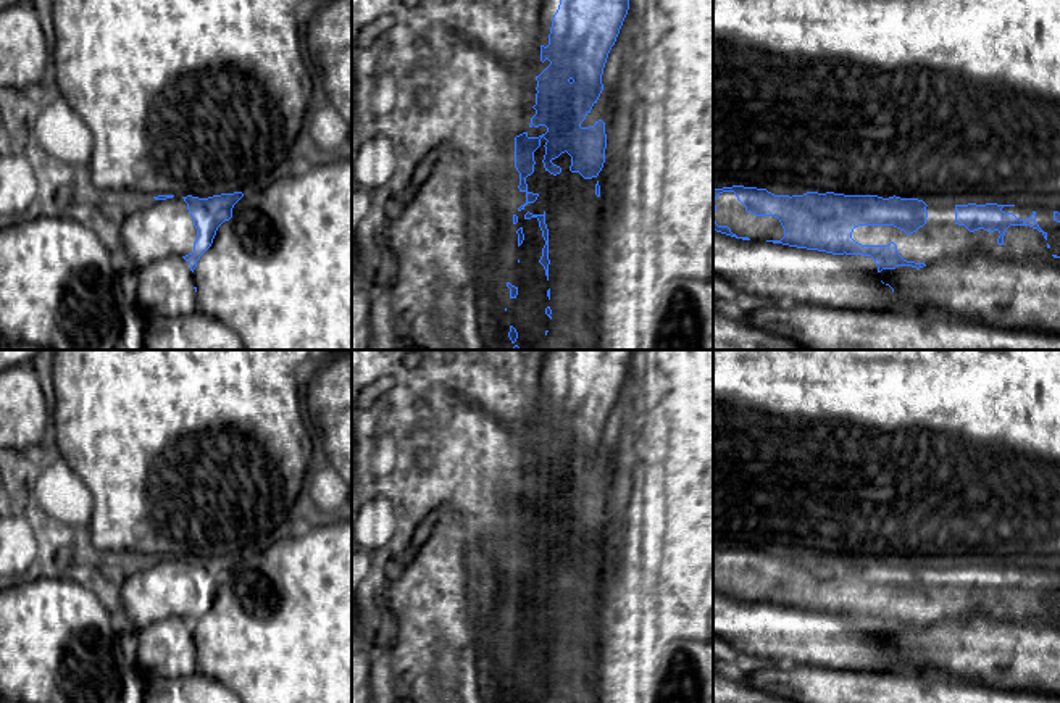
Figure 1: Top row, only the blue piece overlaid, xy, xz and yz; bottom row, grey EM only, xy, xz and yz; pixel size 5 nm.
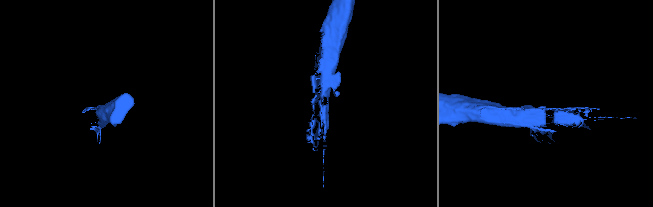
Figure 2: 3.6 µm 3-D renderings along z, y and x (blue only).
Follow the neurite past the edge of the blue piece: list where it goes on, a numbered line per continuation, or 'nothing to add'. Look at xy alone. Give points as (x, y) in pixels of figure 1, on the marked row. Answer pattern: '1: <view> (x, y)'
1: xy (154, 229)

